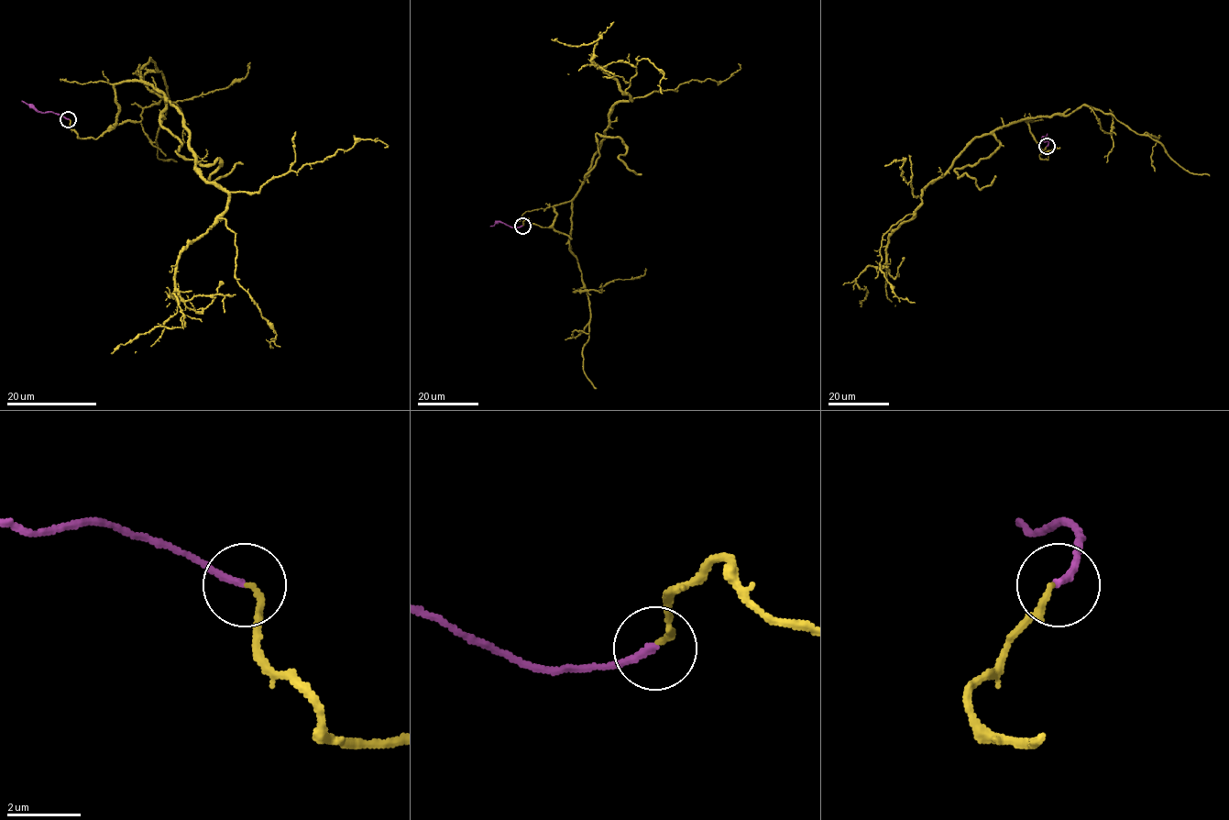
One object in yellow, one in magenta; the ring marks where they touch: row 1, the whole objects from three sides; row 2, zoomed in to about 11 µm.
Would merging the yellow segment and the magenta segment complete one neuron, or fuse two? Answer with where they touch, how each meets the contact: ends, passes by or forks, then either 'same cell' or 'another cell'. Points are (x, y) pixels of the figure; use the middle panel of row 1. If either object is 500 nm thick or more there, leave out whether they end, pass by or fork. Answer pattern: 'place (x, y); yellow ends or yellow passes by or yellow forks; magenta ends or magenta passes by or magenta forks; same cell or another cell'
place (522, 226); yellow ends; magenta ends; same cell

